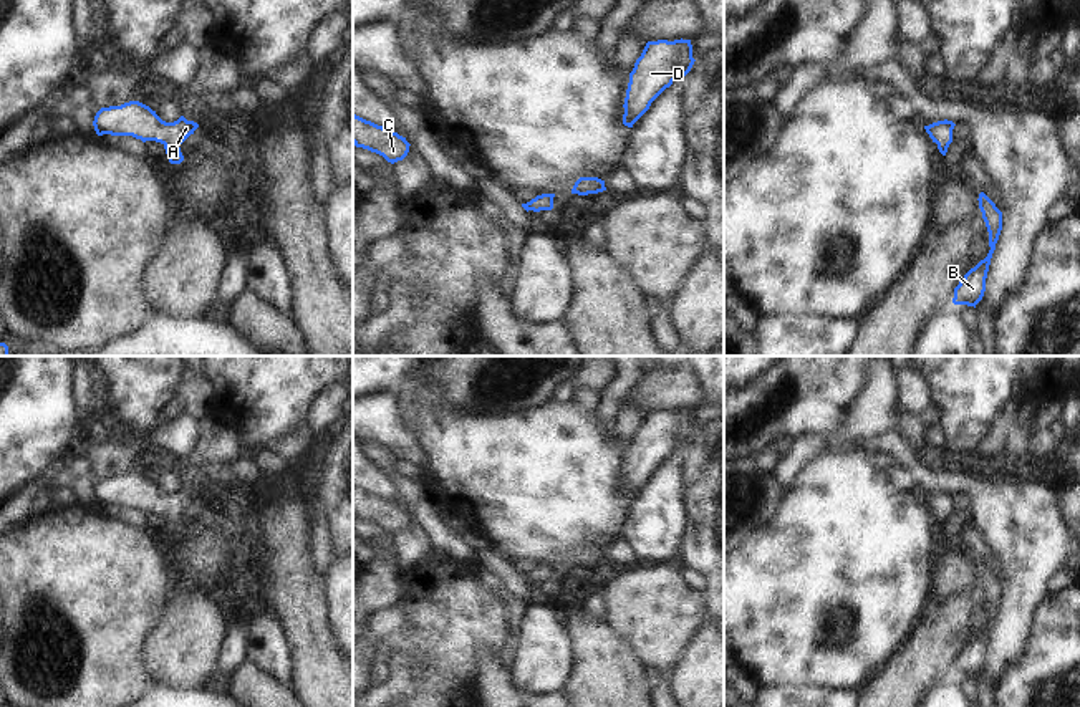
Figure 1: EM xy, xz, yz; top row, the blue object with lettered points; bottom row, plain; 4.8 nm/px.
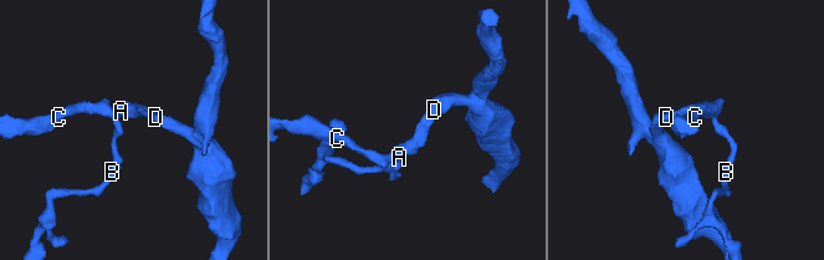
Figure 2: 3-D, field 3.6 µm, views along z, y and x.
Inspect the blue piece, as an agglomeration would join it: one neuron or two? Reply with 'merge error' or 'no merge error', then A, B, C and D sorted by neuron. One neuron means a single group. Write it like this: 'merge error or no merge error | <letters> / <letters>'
no merge error | A B C D

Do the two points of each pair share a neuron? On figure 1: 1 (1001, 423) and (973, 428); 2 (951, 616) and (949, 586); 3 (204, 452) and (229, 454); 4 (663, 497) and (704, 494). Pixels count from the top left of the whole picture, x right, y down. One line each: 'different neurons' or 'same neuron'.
1: different neurons
2: different neurons
3: same neuron
4: different neurons

